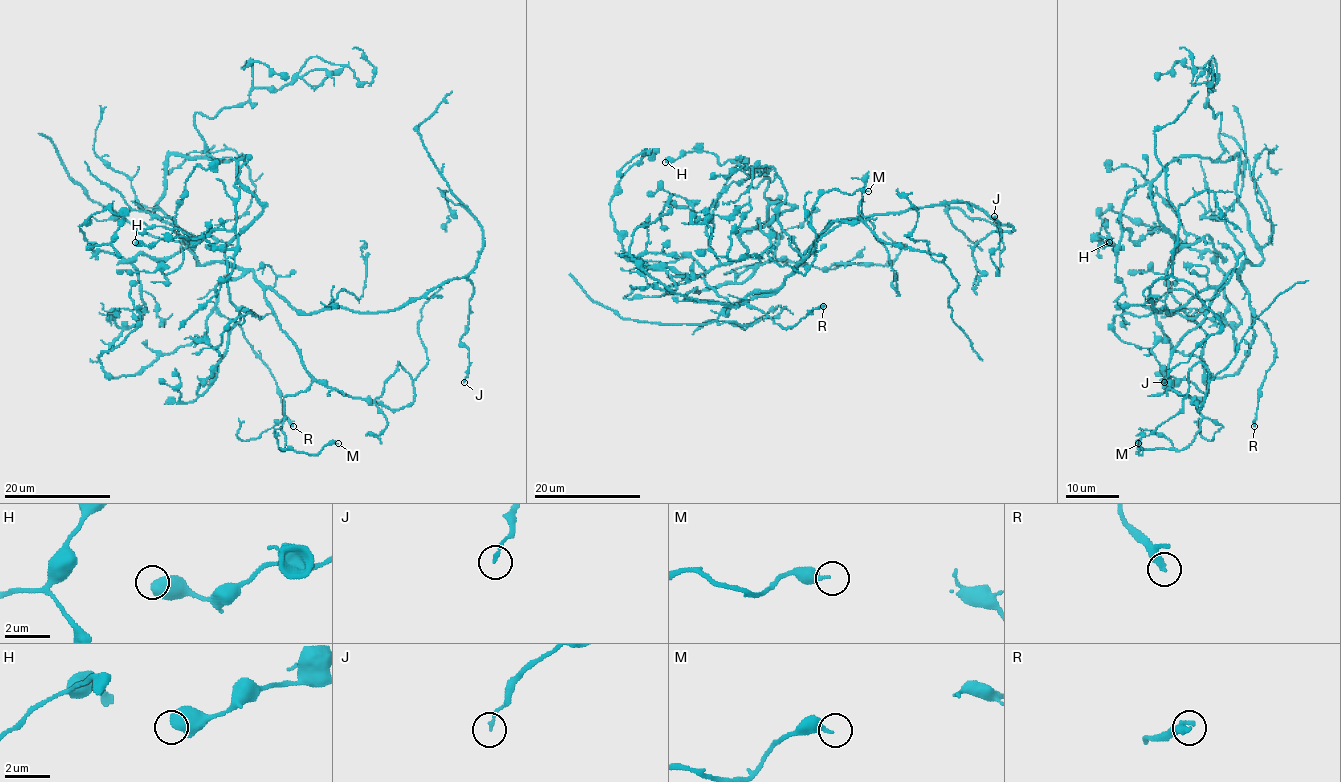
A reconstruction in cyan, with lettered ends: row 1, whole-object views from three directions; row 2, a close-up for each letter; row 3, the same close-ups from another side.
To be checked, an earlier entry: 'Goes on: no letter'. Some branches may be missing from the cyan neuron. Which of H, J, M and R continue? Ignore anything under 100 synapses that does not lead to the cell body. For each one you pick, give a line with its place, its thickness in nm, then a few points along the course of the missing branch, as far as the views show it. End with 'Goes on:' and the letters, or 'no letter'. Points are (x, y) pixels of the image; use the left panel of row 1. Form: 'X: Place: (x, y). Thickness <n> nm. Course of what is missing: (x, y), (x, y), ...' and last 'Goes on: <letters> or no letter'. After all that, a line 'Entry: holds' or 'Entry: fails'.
Goes on: no letter
Entry: holds

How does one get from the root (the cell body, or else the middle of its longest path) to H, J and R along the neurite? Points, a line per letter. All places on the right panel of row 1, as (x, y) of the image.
H: (1240, 202), (1238, 154), (1226, 161), (1179, 156), (1126, 194), (1118, 249), (1112, 238), (1099, 238), (1109, 242)
J: (1240, 202), (1258, 264), (1170, 313), (1154, 309), (1150, 287), (1187, 282), (1221, 325), (1164, 382)
R: (1240, 202), (1263, 259), (1258, 264), (1247, 262), (1238, 279), (1275, 348), (1254, 426)

